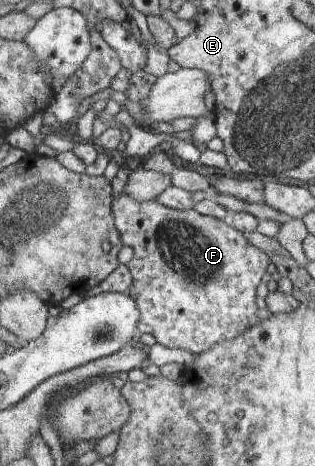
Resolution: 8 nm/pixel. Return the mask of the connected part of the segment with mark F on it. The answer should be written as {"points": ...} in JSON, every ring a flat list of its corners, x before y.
{"points":[[125,187,123,188,123,192,113,200,113,211,122,242,134,251,134,258,127,264,134,277,130,294,135,298,141,310,138,329,143,334,154,335,159,344,163,344,168,348,184,349,196,356,197,354,202,354,205,350,209,350,211,346,219,342,237,338,239,334,242,334,245,330,249,330,251,326,261,321,259,319,259,283,263,283,263,275,265,275,265,271,267,271,267,267,269,267,269,263,272,261,267,252,252,244,247,235,242,231,239,231,235,227,230,227,225,221,216,217,203,215,195,208,187,211,170,208,163,205,158,198,140,202,131,194,127,194]]}

